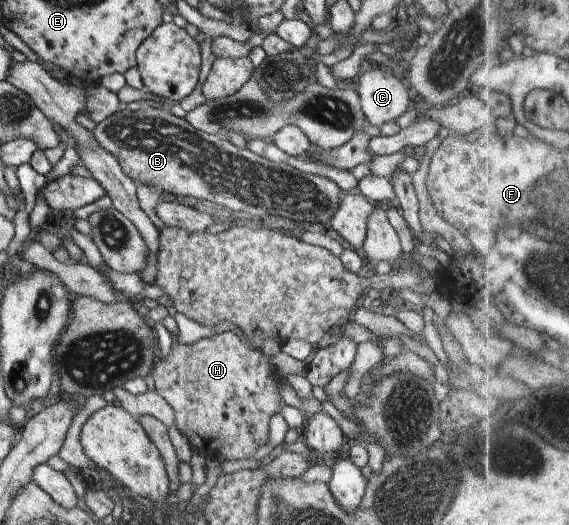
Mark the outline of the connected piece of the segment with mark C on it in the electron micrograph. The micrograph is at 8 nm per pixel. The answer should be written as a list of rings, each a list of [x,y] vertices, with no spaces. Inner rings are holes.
[[[372,64],[358,74],[356,91],[367,122],[378,128],[386,122],[395,123],[411,105],[403,77],[385,73]]]

